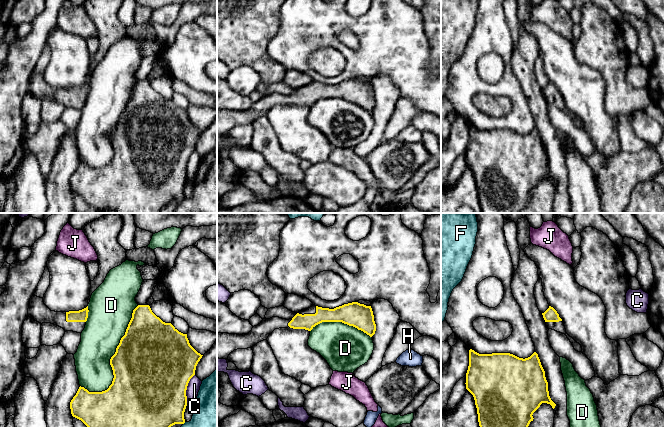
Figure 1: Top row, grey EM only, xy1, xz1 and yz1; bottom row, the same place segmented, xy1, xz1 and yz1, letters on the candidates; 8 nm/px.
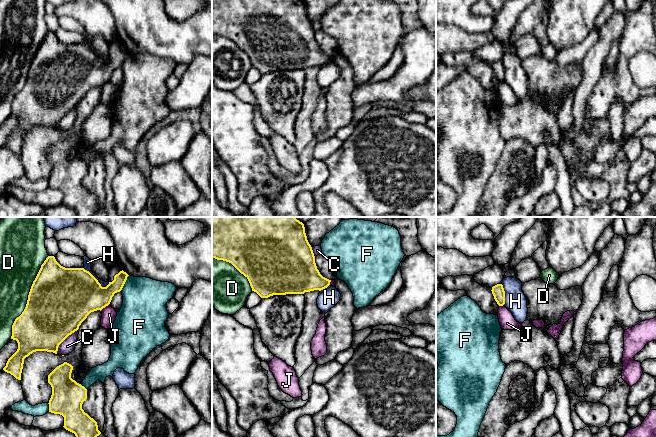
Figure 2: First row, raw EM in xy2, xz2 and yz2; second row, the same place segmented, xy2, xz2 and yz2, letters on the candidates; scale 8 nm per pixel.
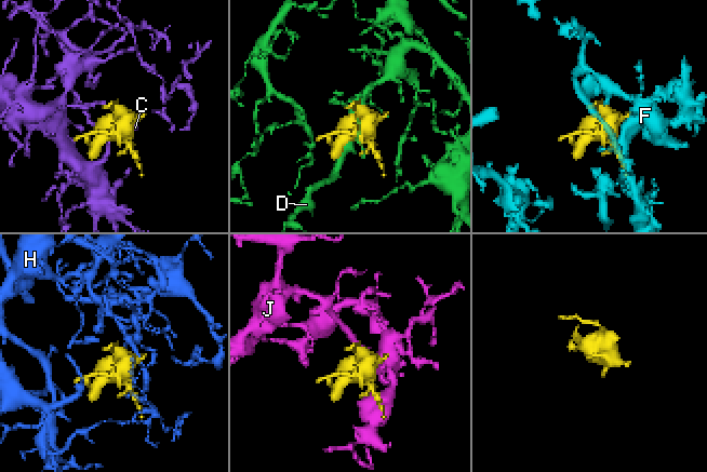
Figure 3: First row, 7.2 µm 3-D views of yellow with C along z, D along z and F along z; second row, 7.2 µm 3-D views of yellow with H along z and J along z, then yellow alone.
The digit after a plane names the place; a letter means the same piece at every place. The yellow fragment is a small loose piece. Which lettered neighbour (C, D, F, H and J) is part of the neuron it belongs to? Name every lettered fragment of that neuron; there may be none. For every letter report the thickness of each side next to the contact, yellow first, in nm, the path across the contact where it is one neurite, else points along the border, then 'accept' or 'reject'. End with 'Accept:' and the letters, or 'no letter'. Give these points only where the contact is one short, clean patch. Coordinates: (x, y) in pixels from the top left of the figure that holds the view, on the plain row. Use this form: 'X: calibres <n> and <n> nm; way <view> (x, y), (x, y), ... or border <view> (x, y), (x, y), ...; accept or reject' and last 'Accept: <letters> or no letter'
C: calibres 500 and 100 nm; reject
D: calibres 460 and 300 nm; reject
F: calibres 190 and 360 nm; reject
H: calibres 440 and 60 nm; border xy2 (83, 44), (102, 62), (106, 62), (109, 59); reject
J: calibres 380 and 120 nm; border xy2 (108, 80), (100, 86); reject
Accept: no letter

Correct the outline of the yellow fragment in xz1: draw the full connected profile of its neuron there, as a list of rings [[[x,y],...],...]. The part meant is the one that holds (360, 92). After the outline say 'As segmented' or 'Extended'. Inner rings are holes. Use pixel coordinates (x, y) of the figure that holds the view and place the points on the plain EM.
[[[352,78],[334,85],[312,83],[297,89],[292,95],[279,93],[263,95],[248,110],[237,111],[217,109],[217,134],[227,135],[237,125],[252,124],[257,119],[267,116],[268,112],[279,104],[305,105],[311,107],[322,98],[342,98],[363,107],[370,113],[375,110],[376,100],[371,82]]]. Extended

